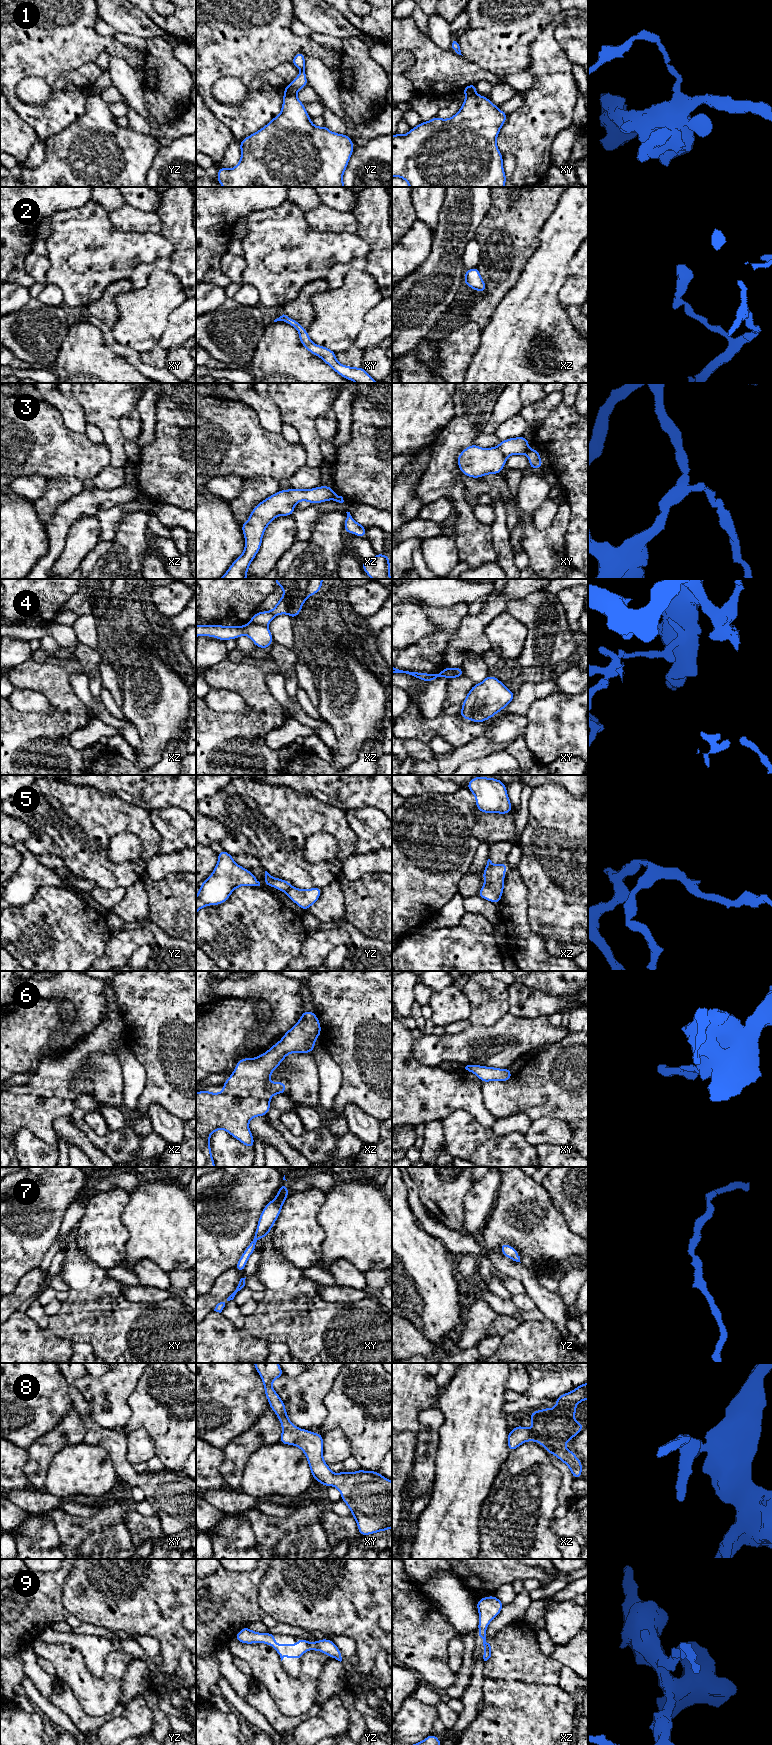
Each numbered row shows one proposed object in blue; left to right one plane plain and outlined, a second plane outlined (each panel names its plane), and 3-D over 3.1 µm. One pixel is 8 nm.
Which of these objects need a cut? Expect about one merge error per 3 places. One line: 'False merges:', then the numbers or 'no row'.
False merges: 1, 3, 4, 5

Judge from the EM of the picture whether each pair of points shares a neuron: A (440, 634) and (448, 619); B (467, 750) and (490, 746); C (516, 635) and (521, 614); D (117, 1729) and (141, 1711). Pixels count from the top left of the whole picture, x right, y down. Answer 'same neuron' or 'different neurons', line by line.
A: same neuron
B: same neuron
C: different neurons
D: same neuron

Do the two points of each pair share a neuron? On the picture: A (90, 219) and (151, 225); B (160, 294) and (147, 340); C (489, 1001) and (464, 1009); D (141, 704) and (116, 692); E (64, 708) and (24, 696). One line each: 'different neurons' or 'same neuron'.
A: different neurons
B: same neuron
C: different neurons
D: different neurons
E: different neurons

